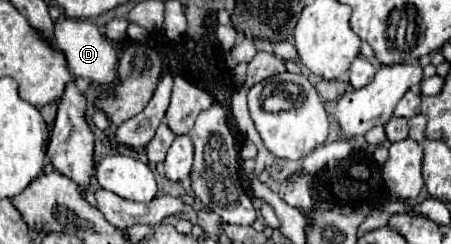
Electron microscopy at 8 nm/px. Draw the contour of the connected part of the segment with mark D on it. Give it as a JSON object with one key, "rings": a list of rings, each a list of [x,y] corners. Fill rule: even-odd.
{"rings":[[[58,18],[54,22],[54,36],[56,36],[56,44],[58,48],[66,54],[68,66],[76,76],[84,76],[84,78],[92,78],[92,82],[96,86],[110,86],[118,80],[118,72],[116,72],[116,52],[112,48],[112,44],[100,34],[98,26],[94,26],[88,20],[74,20],[74,18]]]}

